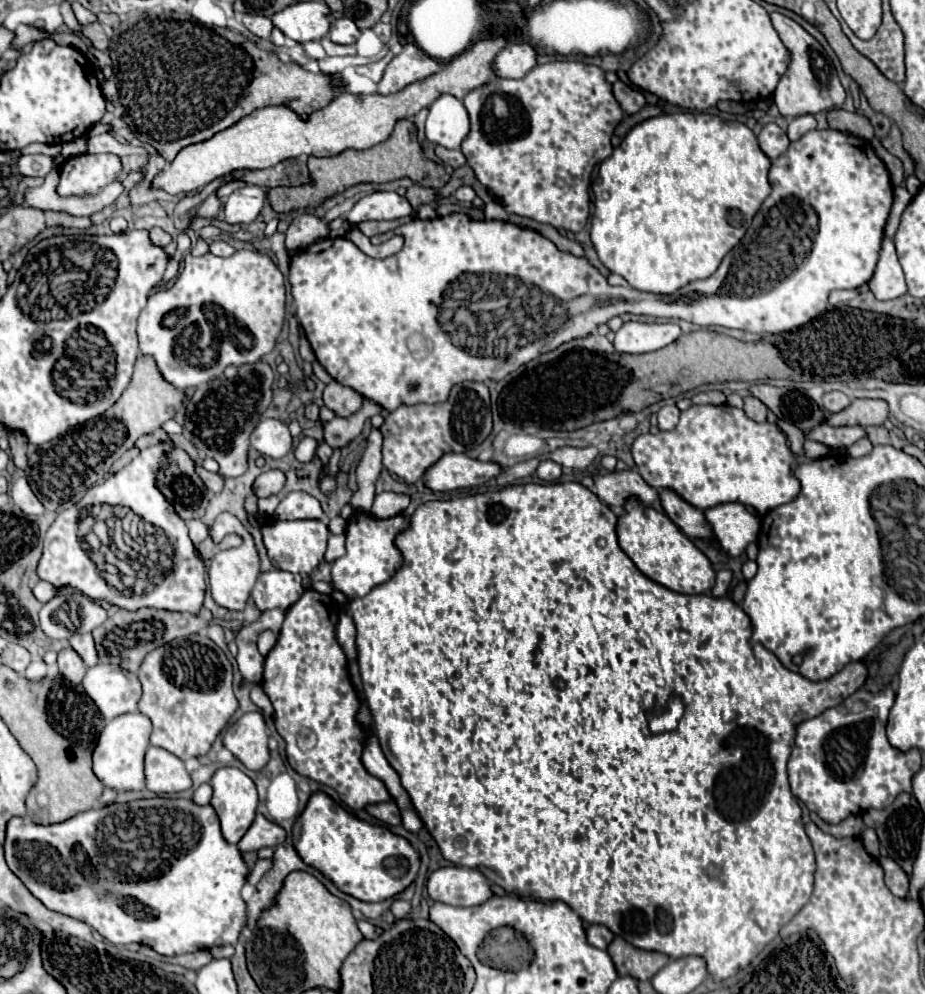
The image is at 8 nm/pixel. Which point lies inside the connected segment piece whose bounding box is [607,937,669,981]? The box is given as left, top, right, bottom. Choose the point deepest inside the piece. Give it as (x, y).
(629, 960)

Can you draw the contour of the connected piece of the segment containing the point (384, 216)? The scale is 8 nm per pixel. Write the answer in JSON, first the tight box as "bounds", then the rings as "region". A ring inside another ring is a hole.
{"bounds":[347,191,411,223],"region":[[[375,191],[355,203],[349,211],[347,221],[361,223],[367,219],[373,221],[393,221],[399,217],[407,217],[411,213],[411,205],[405,197],[395,191]]]}

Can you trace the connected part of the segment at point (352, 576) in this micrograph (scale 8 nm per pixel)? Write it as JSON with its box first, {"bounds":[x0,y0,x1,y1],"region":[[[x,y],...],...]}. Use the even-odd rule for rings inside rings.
{"bounds":[333,513,407,599],"region":[[[355,513],[347,523],[347,553],[333,563],[333,587],[343,591],[349,599],[367,595],[373,587],[385,583],[401,565],[401,553],[393,545],[393,539],[399,531],[407,527],[407,519],[403,515],[395,515],[391,519],[375,519],[365,513]]]}

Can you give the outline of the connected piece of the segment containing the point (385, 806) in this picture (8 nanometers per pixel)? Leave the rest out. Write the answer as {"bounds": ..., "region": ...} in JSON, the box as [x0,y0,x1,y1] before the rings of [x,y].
{"bounds":[367,803,403,825],"region":[[[377,803],[377,805],[369,805],[367,807],[367,813],[373,815],[375,819],[387,823],[387,825],[401,825],[403,817],[401,817],[401,811],[395,803]]]}

